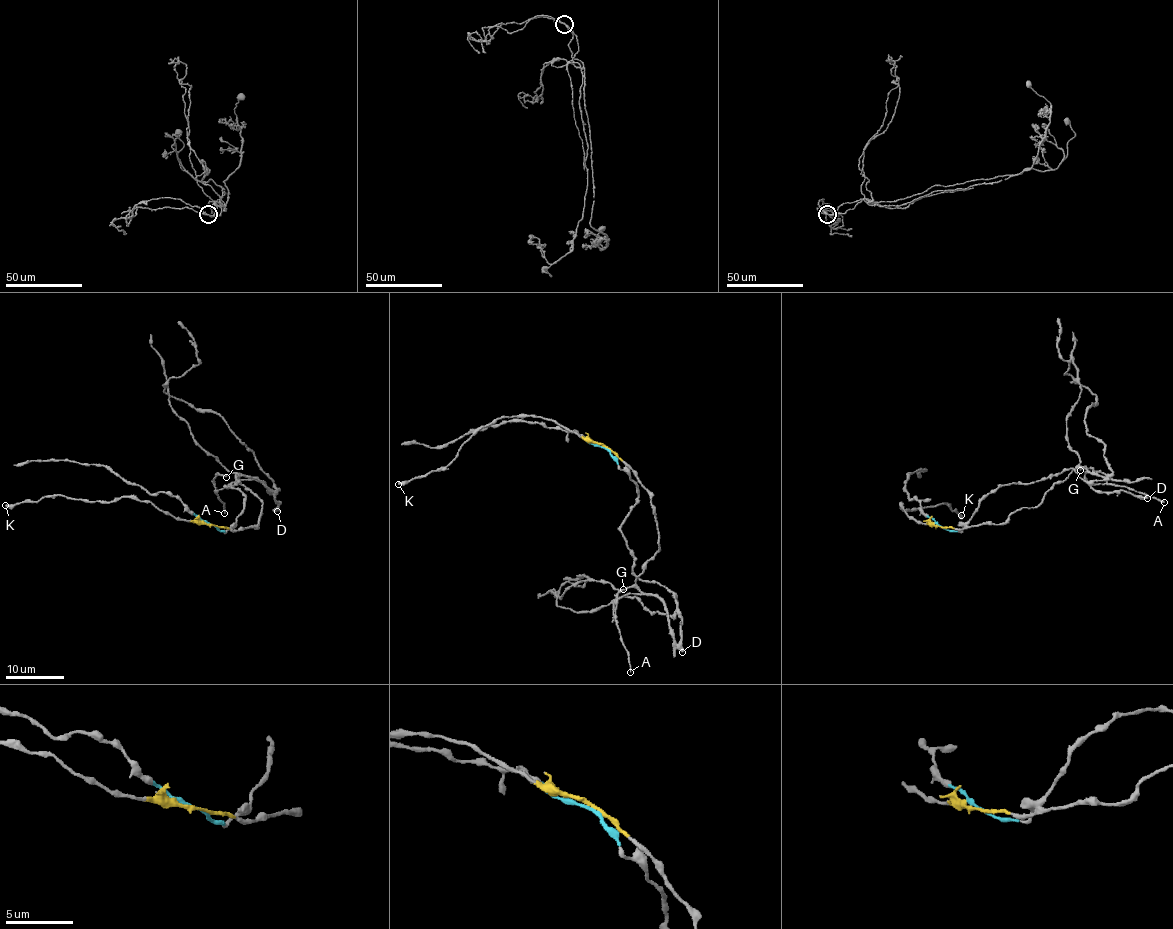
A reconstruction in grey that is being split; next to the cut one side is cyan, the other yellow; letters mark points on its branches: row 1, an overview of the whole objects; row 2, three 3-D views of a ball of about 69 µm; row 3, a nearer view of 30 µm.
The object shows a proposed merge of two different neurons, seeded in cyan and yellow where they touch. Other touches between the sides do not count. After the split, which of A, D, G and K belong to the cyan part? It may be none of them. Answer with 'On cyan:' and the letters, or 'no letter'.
On cyan: D

